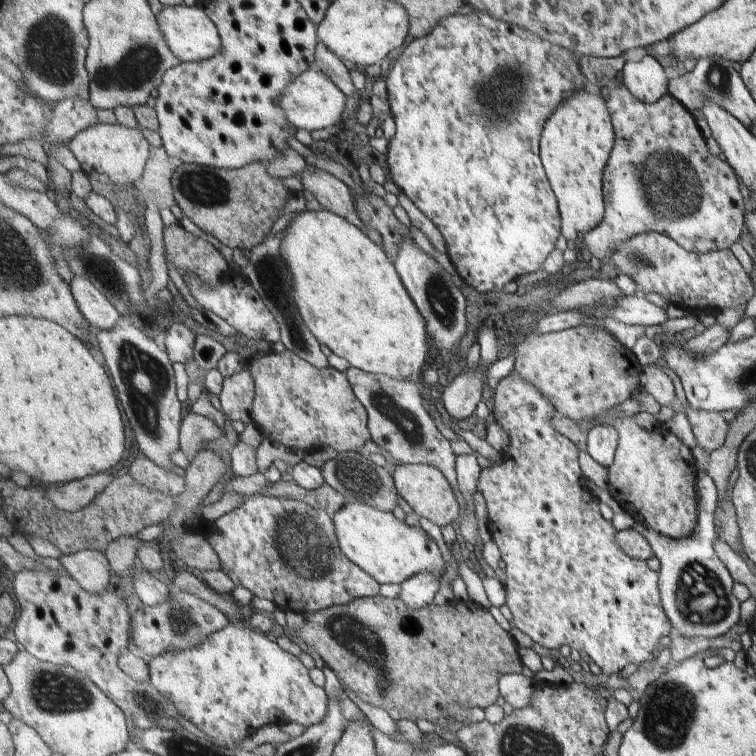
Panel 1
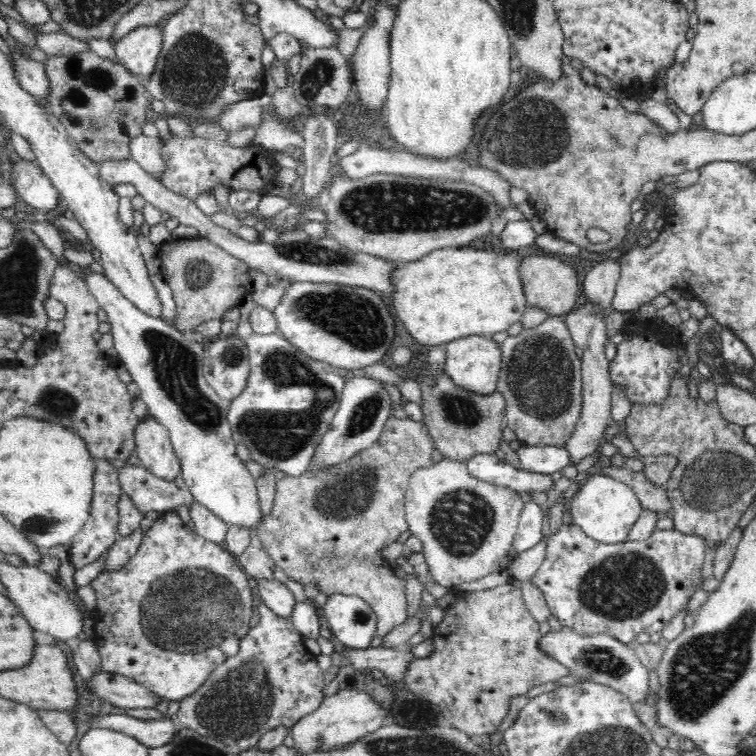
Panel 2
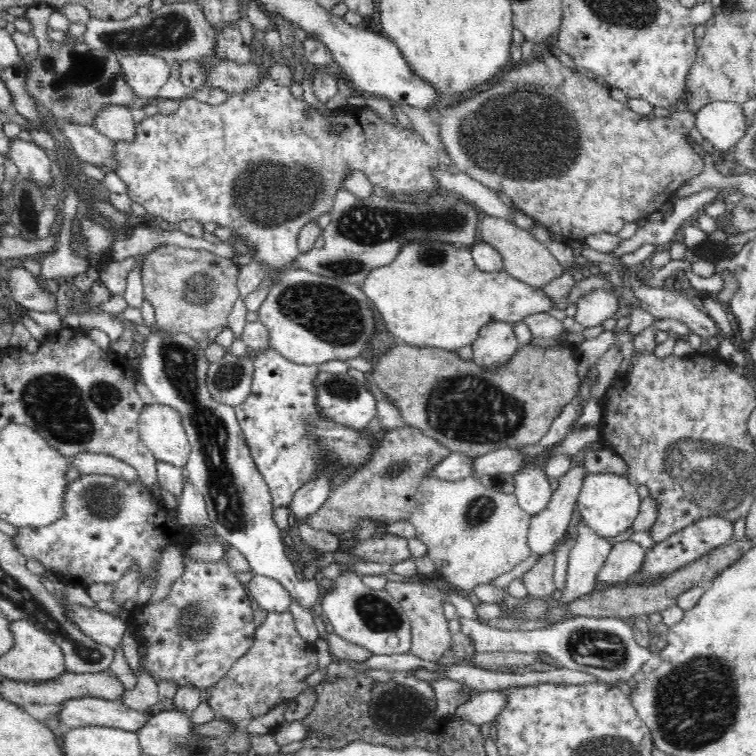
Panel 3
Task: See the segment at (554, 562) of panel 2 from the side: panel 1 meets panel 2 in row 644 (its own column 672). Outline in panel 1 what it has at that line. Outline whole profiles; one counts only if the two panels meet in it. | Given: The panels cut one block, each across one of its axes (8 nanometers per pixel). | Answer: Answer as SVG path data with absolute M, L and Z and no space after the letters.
M516 370L512 371L500 379L496 386L493 396L493 410L497 422L504 426L509 433L511 444L509 445L507 455L500 464L492 465L481 471L478 480L478 492L482 494L489 512L488 530L492 539L497 544L501 558L505 562L505 571L507 572L507 582L505 587L506 601L505 604L512 614L511 626L515 626L527 634L534 642L551 650L559 650L561 646L569 646L578 652L586 654L601 668L604 677L610 674L617 674L629 664L646 668L649 664L655 662L655 650L659 646L659 640L663 636L670 637L675 632L675 628L662 607L662 590L660 571L653 571L647 562L641 559L631 558L617 542L617 532L613 524L607 522L601 512L599 512L599 500L594 496L585 484L581 466L579 466L579 447L567 438L553 424L553 419L558 414L556 404L546 395L538 386L531 381L524 379Z

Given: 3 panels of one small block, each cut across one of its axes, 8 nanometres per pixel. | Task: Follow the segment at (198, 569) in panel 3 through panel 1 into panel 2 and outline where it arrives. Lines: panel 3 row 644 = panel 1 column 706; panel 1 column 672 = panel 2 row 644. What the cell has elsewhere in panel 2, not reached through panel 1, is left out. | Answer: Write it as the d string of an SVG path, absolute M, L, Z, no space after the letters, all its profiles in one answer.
M177 510L168 511L162 514L157 521L149 522L149 528L145 531L145 536L142 538L138 551L128 558L122 566L118 566L117 569L104 567L94 580L90 580L89 587L96 594L93 641L96 642L101 667L104 672L130 678L162 698L181 701L183 698L190 696L195 690L200 690L204 681L214 672L214 669L239 651L239 640L247 633L247 630L250 630L253 608L250 589L252 579L242 570L235 554L230 553L230 550L222 550L214 542L199 537L194 530L190 529L190 526L186 525L186 522L181 520Z

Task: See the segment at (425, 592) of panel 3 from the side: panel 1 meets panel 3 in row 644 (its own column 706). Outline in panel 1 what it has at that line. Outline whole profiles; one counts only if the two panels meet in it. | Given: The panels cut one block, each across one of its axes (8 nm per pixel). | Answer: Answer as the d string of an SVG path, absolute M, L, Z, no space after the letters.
M665 372L675 384L675 398L677 399L677 408L682 409L693 430L693 434L707 453L721 448L727 438L729 421L725 420L717 411L706 411L705 409L694 409L687 402L687 398L680 378L676 375Z

